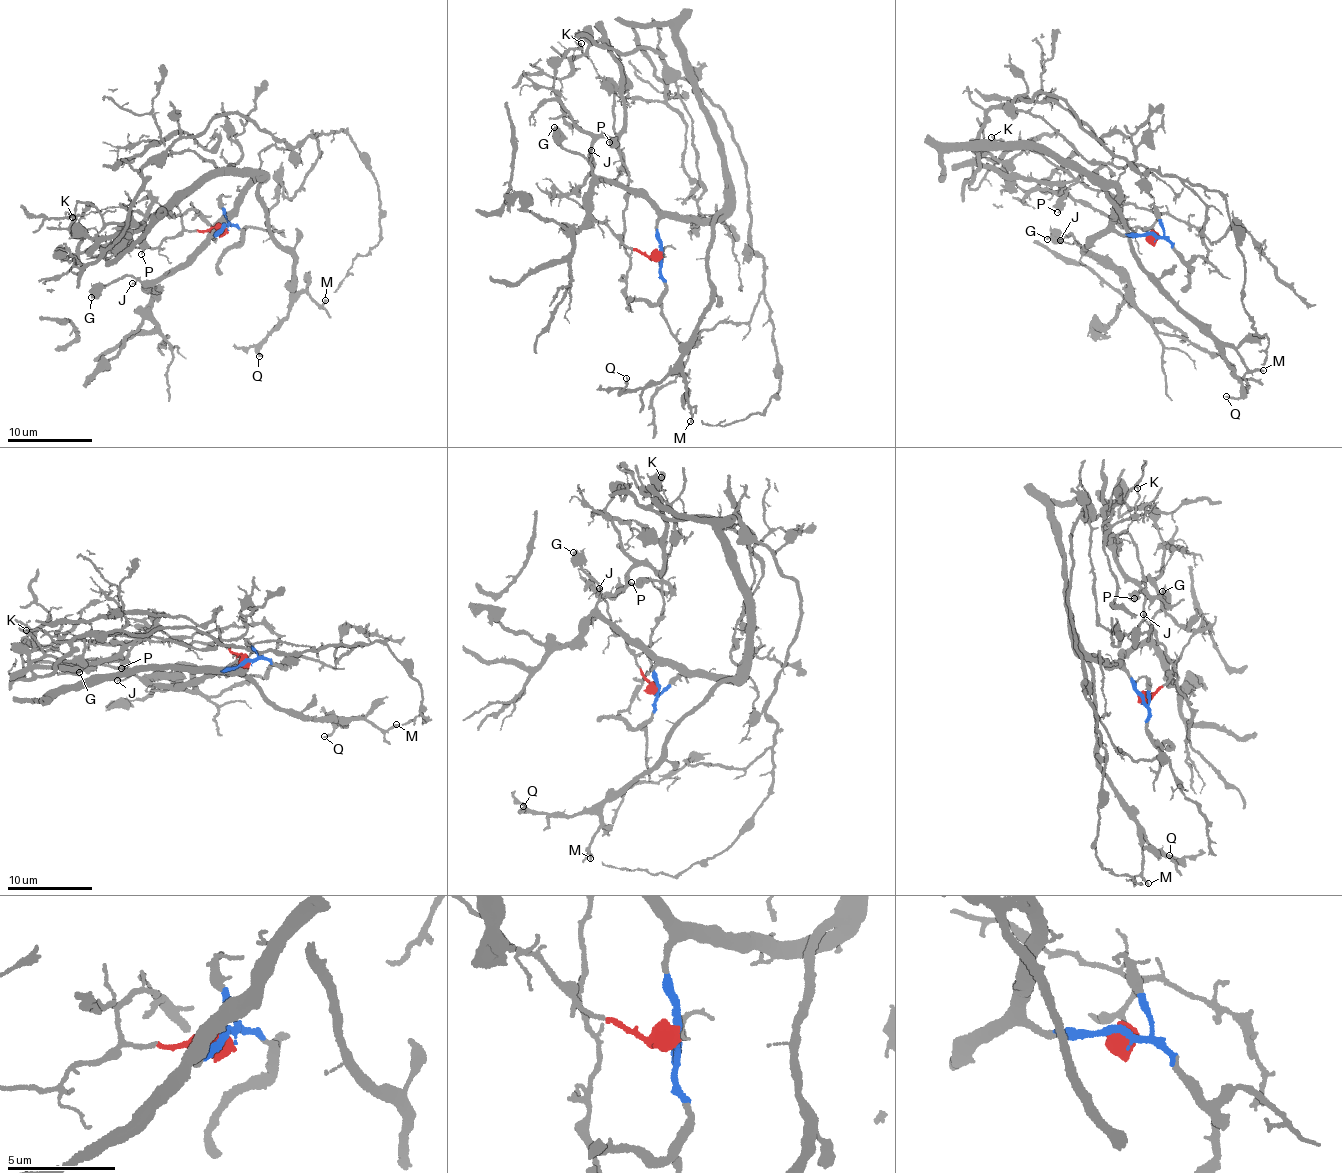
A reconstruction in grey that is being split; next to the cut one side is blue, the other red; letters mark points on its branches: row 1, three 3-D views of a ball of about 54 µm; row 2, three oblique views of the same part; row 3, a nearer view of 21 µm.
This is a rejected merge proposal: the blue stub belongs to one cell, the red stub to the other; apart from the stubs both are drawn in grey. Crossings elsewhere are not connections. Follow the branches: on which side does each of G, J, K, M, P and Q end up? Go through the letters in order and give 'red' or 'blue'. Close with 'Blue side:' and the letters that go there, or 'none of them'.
G: blue
J: blue
K: red
M: blue
P: red
Q: blue
Blue side: G, J, M, Q

